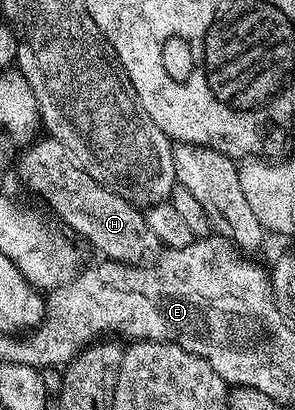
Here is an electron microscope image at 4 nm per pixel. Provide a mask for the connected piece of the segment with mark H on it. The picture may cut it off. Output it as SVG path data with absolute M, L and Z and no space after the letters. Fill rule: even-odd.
M42 136L19 153L16 171L21 180L38 194L51 210L76 233L84 236L107 259L124 264L142 264L162 248L160 240L146 226L144 212L112 188L104 187L74 158L58 139ZM42 138L42 139L41 139Z

